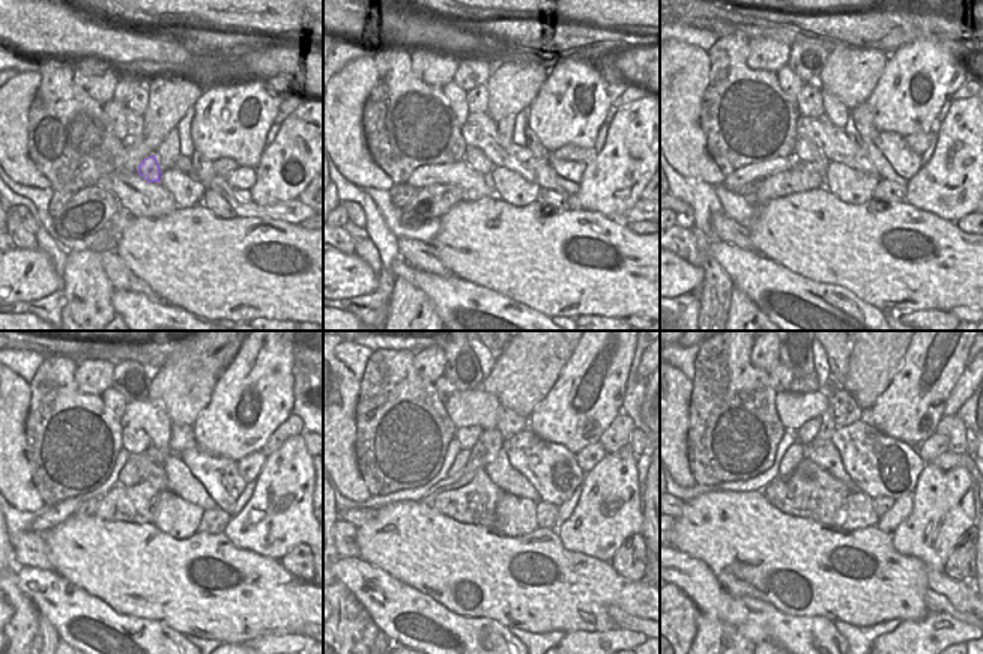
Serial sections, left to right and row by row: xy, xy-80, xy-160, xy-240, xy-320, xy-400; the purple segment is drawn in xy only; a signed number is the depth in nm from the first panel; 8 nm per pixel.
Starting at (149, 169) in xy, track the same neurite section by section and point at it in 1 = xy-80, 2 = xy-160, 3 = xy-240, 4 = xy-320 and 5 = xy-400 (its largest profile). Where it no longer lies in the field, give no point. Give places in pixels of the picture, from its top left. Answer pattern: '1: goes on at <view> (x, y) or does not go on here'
1: goes on at xy-80 (475, 158)
2: goes on at xy-160 (804, 151)
3: goes on at xy-240 (128, 477)
4: goes on at xy-320 (460, 460)
5: goes on at xy-400 (794, 454)

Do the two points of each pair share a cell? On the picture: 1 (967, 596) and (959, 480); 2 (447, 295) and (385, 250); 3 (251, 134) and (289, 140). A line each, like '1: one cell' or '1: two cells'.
1: one cell
2: two cells
3: two cells

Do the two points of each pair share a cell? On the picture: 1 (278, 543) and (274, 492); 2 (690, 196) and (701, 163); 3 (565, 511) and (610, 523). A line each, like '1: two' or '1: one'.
1: one
2: two
3: two

